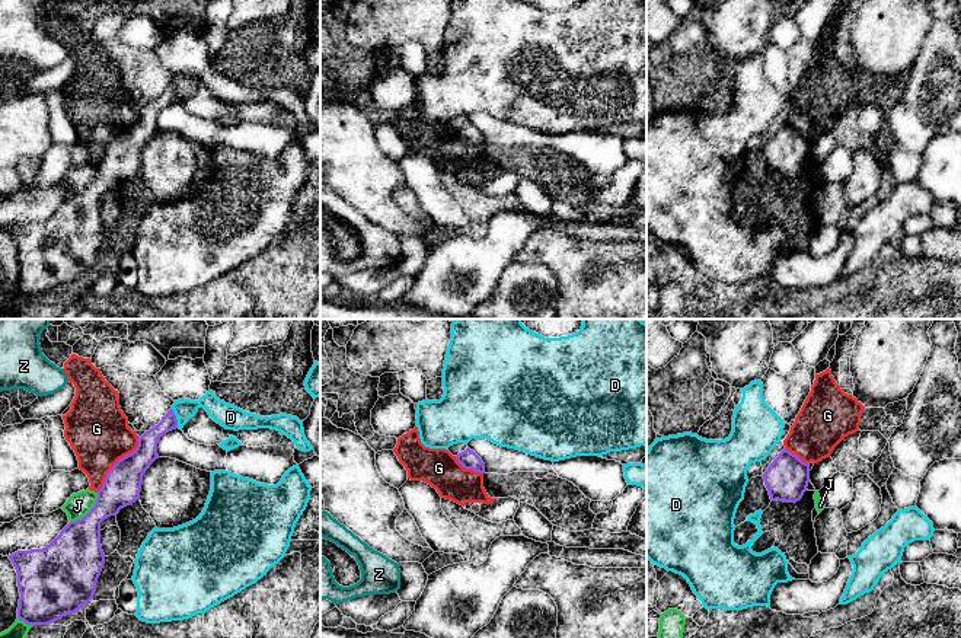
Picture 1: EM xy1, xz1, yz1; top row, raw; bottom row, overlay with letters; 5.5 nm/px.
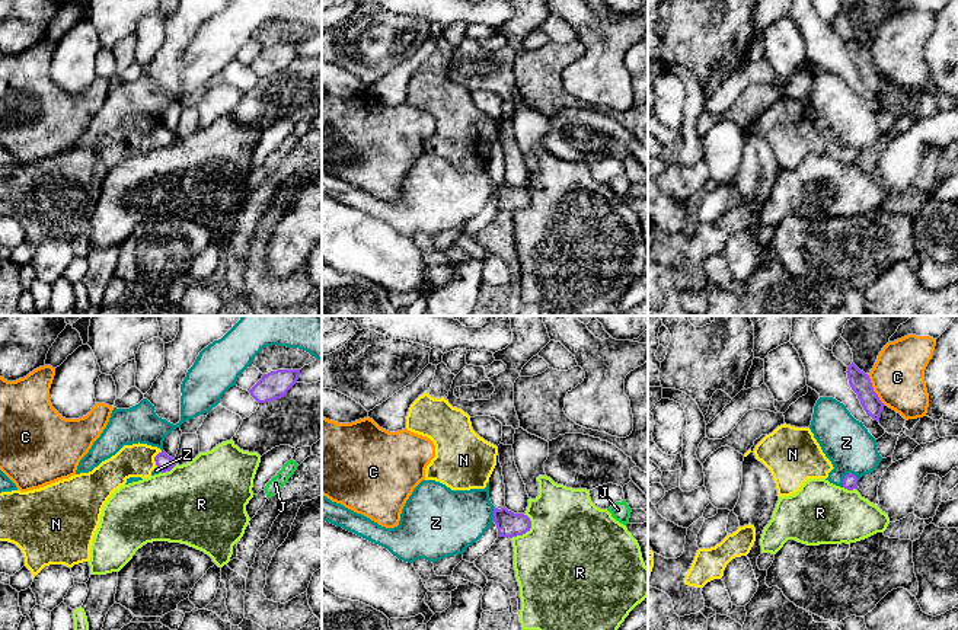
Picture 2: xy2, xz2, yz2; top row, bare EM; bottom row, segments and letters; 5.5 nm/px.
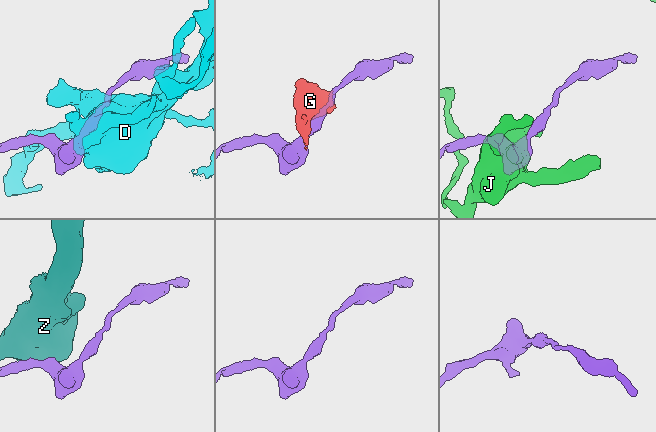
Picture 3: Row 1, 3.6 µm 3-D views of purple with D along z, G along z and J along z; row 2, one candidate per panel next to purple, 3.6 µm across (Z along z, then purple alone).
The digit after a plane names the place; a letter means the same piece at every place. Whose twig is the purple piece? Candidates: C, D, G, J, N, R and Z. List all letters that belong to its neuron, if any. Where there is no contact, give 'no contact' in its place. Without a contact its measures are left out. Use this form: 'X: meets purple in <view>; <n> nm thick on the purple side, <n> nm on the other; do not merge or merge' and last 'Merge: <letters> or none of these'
C: meets purple in yz2; 120 nm thick on the purple side, 300 nm on the other; do not merge
D: meets purple in xy1; 120 nm thick on the purple side, 110 nm on the other; do not merge
G: meets purple in xy1; 200 nm thick on the purple side, 340 nm on the other; do not merge
J: meets purple in xy1; 300 nm thick on the purple side, 140 nm on the other; do not merge
N: meets purple in xy2; 90 nm thick on the purple side, 190 nm on the other; merge
R: meets purple in xz2; 140 nm thick on the purple side, 480 nm on the other; do not merge
Z: meets purple in yz2; 80 nm thick on the purple side, 280 nm on the other; do not merge
Merge: N

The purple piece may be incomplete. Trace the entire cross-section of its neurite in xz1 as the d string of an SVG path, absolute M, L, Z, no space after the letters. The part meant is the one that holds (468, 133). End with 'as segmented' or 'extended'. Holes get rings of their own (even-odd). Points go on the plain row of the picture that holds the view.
M469 121L459 127L456 130L457 135L464 141L464 143L472 143L479 147L485 147L485 137L482 133Z | as segmented

